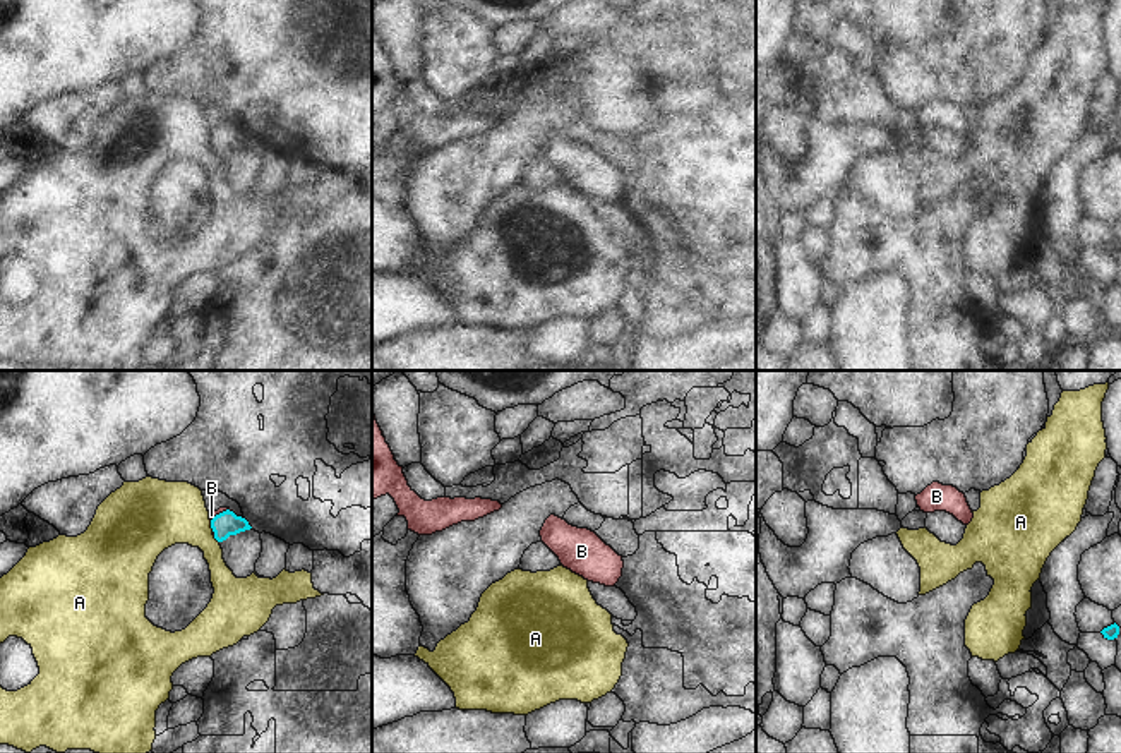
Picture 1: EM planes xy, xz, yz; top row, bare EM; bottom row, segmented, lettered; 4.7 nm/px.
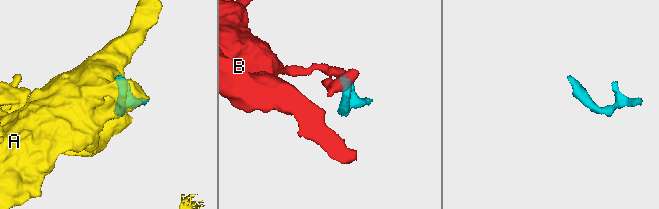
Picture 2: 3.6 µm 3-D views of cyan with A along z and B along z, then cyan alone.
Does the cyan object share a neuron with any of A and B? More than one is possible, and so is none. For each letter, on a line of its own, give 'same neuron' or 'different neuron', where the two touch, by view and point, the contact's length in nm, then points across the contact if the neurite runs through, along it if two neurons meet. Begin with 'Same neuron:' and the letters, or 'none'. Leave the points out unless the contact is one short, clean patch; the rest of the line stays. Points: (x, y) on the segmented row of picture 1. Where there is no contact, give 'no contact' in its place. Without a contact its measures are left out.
Same neuron: B
A: different neuron; contact xy (211, 525); length 60 nm
B: same neuron; contact xy (220, 513); length 110 nm; way xy (227, 524), (220, 513), (211, 515)

